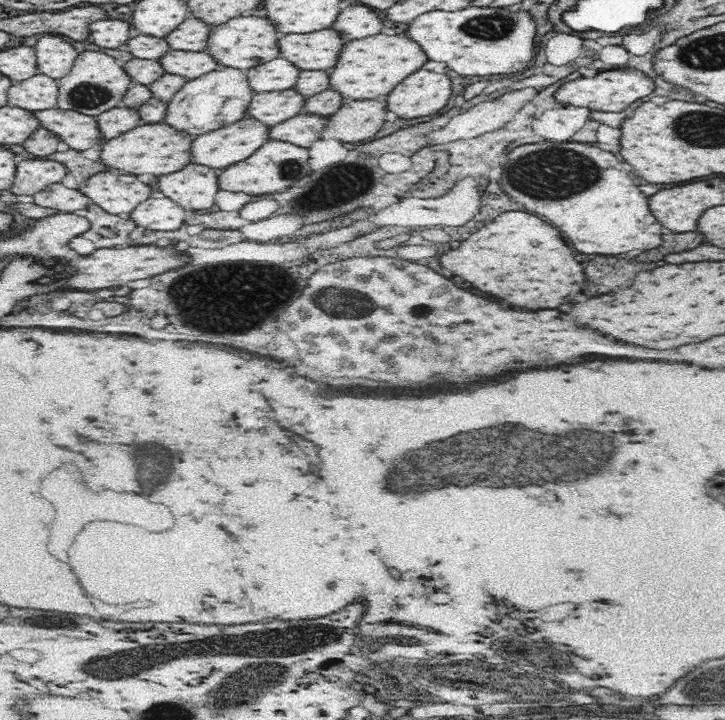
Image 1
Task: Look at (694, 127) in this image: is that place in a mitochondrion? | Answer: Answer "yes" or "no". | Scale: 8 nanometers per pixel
yes

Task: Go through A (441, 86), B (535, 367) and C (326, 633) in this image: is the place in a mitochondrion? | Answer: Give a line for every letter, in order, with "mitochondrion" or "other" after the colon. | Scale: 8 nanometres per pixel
A: other
B: other
C: other

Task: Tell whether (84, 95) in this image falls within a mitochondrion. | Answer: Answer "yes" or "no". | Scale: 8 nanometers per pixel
yes

